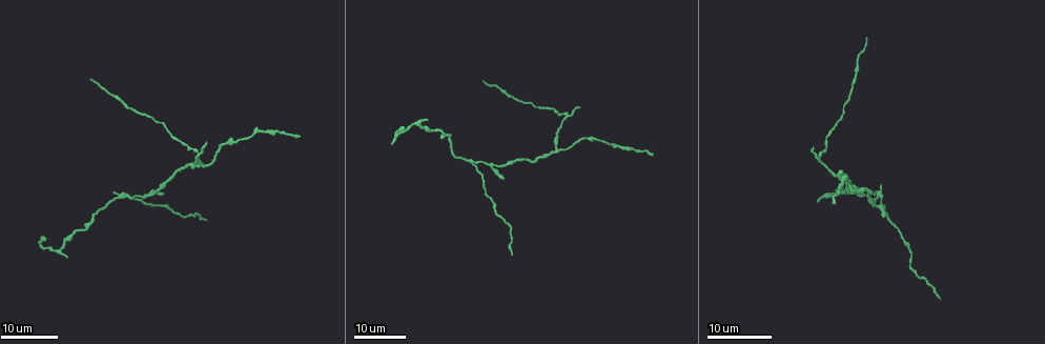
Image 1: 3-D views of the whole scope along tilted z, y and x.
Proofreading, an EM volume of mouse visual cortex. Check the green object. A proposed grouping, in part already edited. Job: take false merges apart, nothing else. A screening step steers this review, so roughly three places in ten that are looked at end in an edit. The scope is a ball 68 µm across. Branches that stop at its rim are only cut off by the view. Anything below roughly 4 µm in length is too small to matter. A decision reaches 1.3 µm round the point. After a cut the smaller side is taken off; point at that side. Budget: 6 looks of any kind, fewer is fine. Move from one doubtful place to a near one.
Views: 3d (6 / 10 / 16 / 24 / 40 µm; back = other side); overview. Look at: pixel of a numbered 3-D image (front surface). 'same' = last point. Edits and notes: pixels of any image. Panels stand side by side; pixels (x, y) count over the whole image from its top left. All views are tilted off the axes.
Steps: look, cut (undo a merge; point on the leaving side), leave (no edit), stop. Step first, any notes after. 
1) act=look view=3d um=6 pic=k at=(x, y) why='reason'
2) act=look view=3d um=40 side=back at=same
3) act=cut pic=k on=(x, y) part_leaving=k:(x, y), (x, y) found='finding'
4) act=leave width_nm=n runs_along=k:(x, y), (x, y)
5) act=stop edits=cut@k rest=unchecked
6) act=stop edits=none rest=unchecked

act=look view=3d um=24 pic=1 at=(412, 125) why='thin neck'

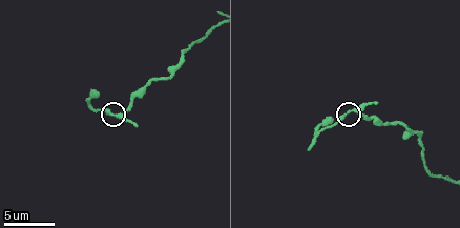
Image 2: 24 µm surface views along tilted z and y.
act=look view=3d um=6 pic=2 at=(350, 112) why='closer look'

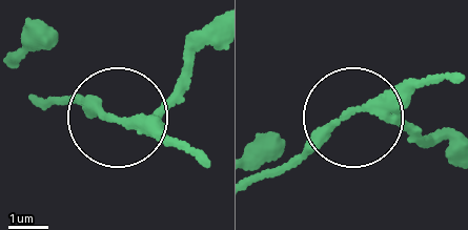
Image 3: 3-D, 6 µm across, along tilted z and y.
act=cut pic=3 on=(180, 146) part_leaving=3:(138, 116), (39, 97) found='a second neuron is stuck on'

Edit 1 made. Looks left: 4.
act=look view=3d um=24 pic=1 at=(556, 149) why='small branch off a trunk'

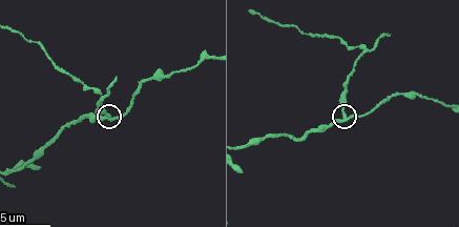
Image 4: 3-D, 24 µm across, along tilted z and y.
act=look view=3d um=6 pic=4 at=(343, 117) why='zoom in'

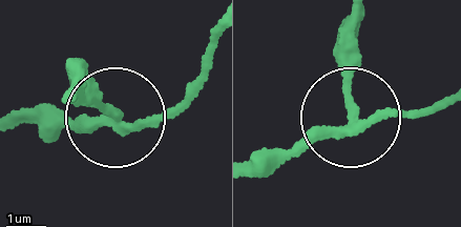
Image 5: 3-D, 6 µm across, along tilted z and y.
act=look view=3d um=6 side=back pic=5 at=(116, 115)

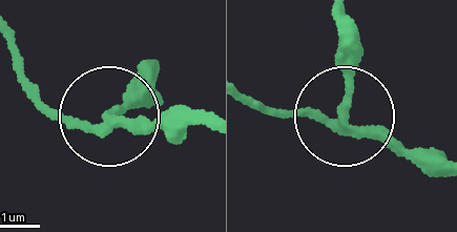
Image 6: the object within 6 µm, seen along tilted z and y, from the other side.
act=cut pic=6 on=(357, 66) arms=3 found='two neurons meet here'

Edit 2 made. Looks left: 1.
act=stop edits=cut@3,cut@6 rest=unchecked

